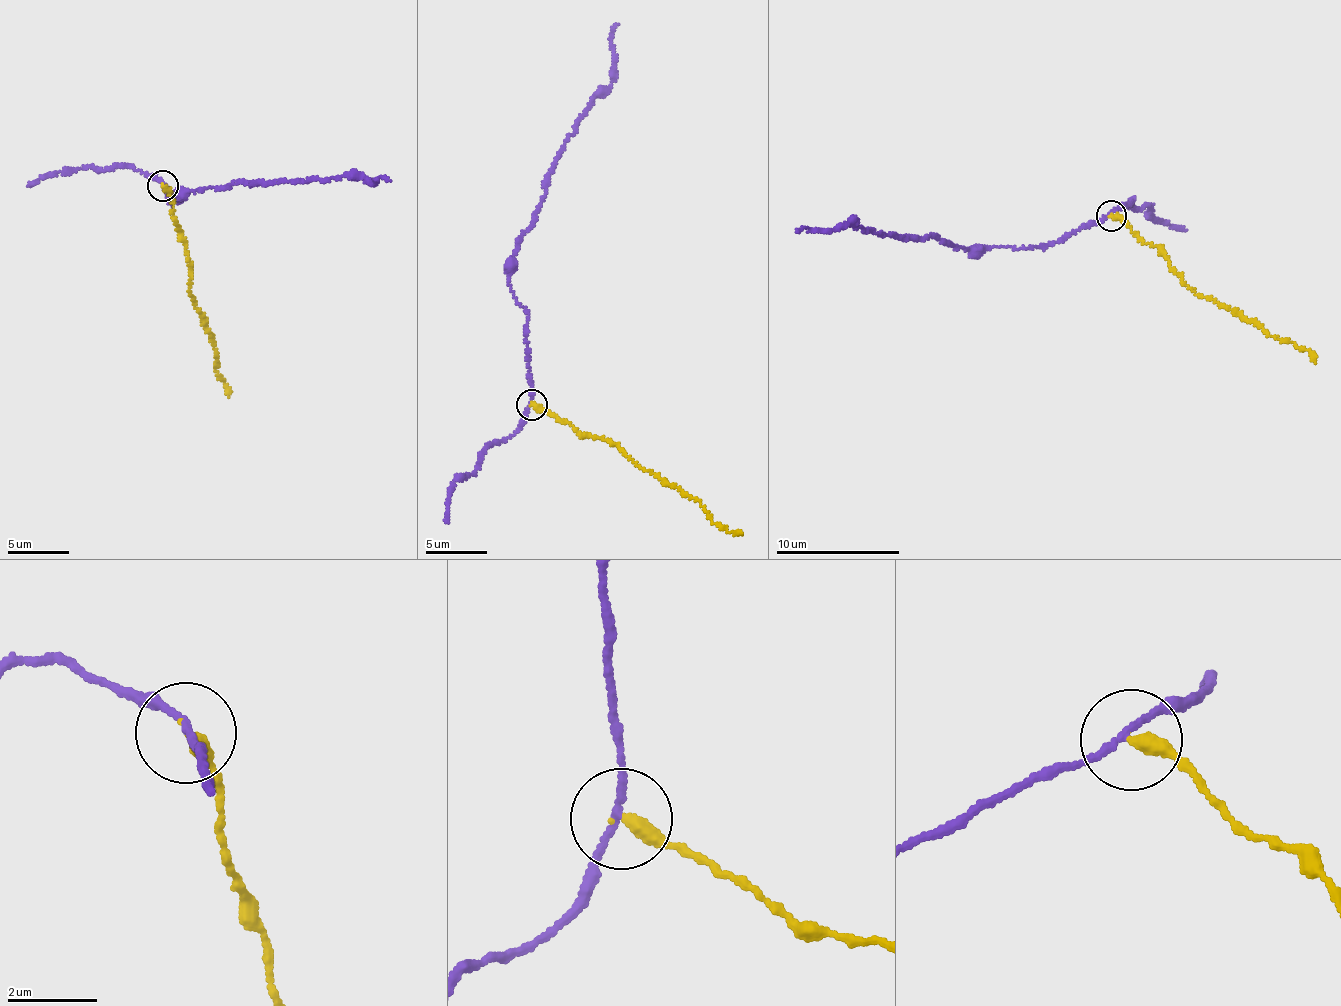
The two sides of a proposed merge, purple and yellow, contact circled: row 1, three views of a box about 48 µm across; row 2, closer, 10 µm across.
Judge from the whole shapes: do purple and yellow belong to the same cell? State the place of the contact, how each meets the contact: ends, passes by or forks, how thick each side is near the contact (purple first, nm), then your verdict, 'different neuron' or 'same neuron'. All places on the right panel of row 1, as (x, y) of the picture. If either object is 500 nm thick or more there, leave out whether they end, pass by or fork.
(1111, 216) | purple passes by | yellow ends | 120/320 nm | different neuron

